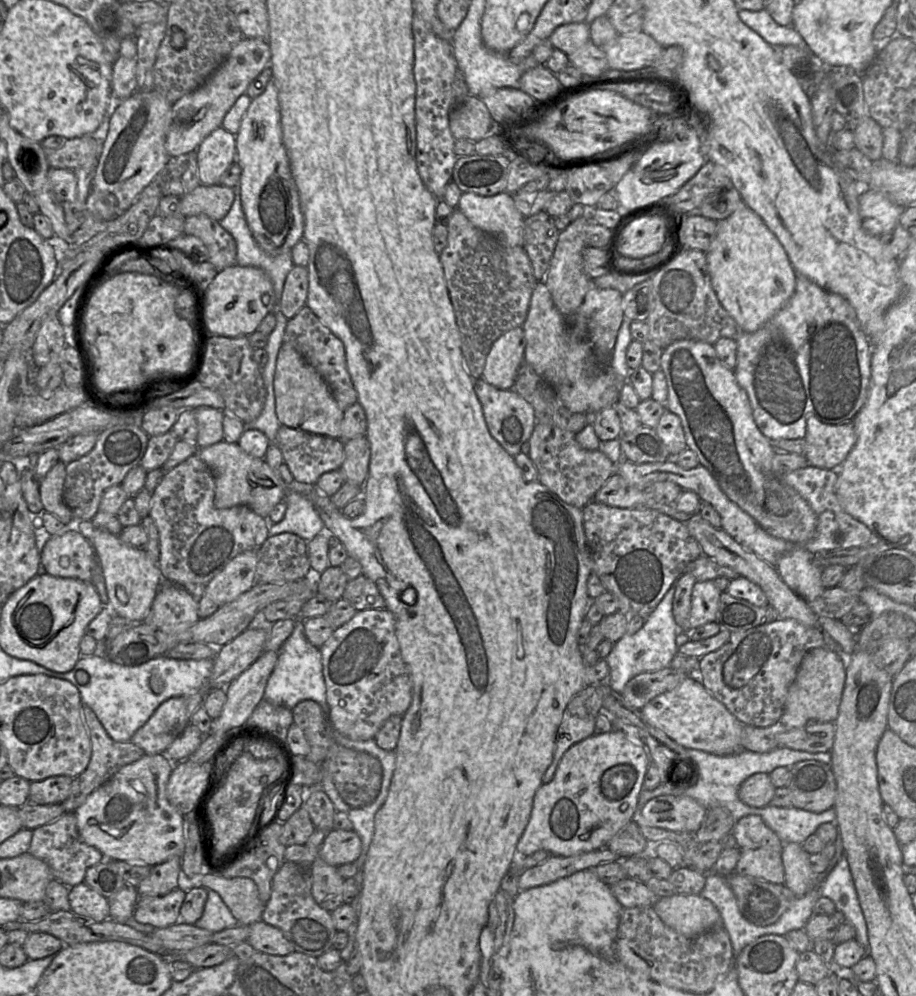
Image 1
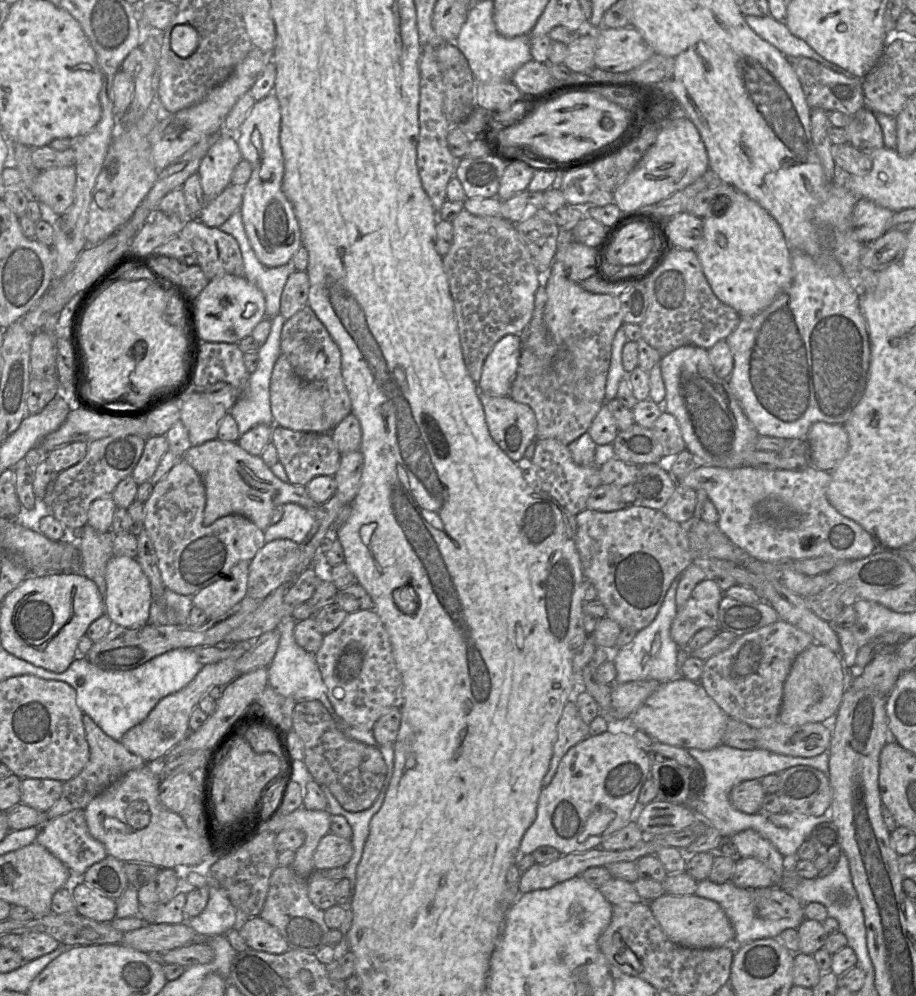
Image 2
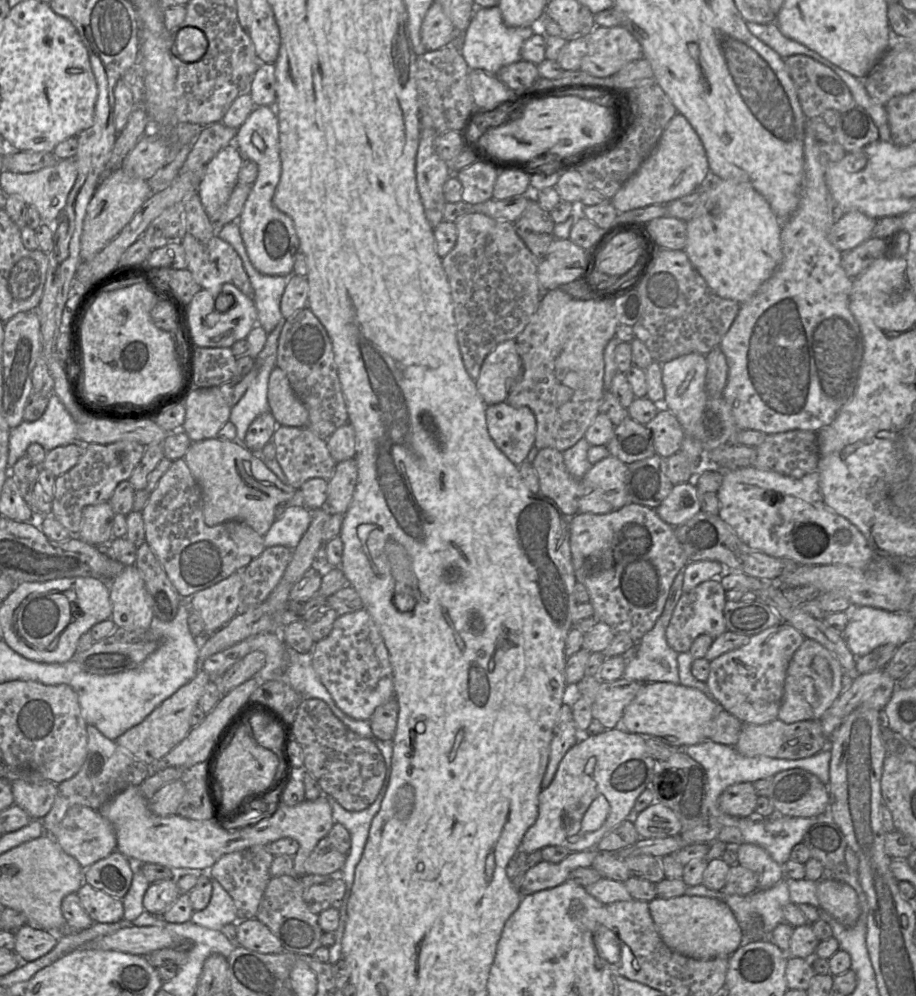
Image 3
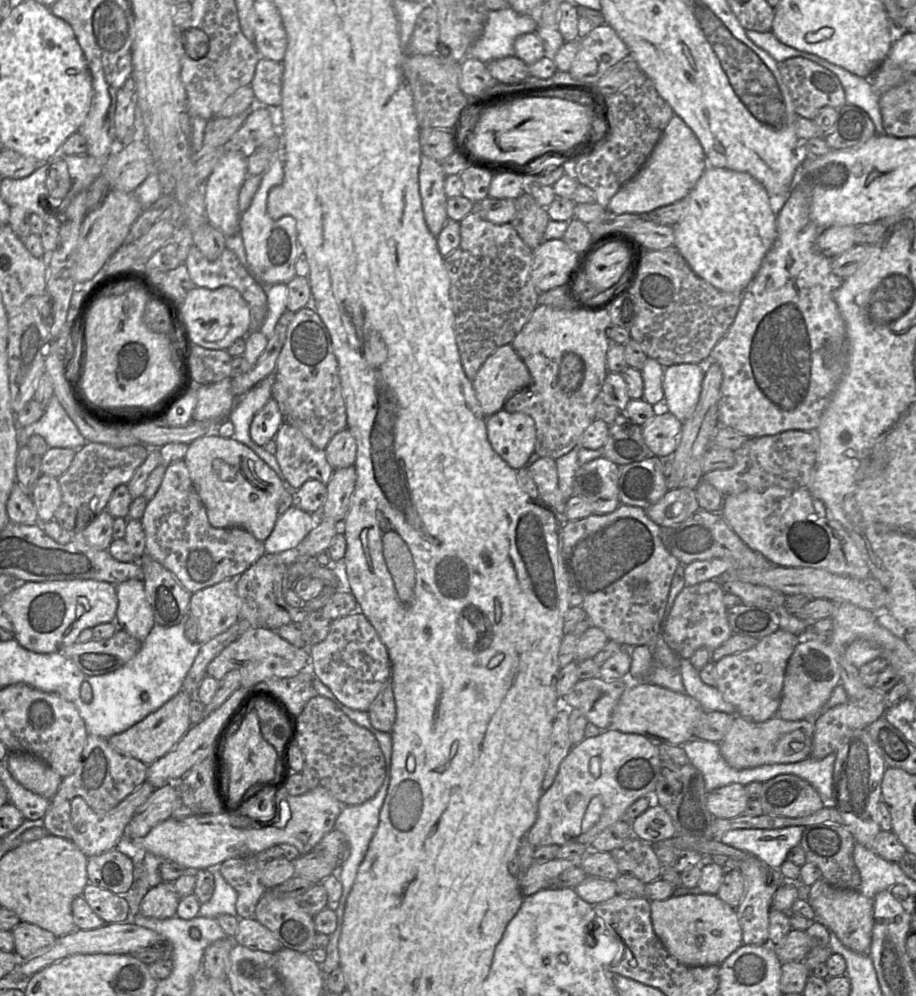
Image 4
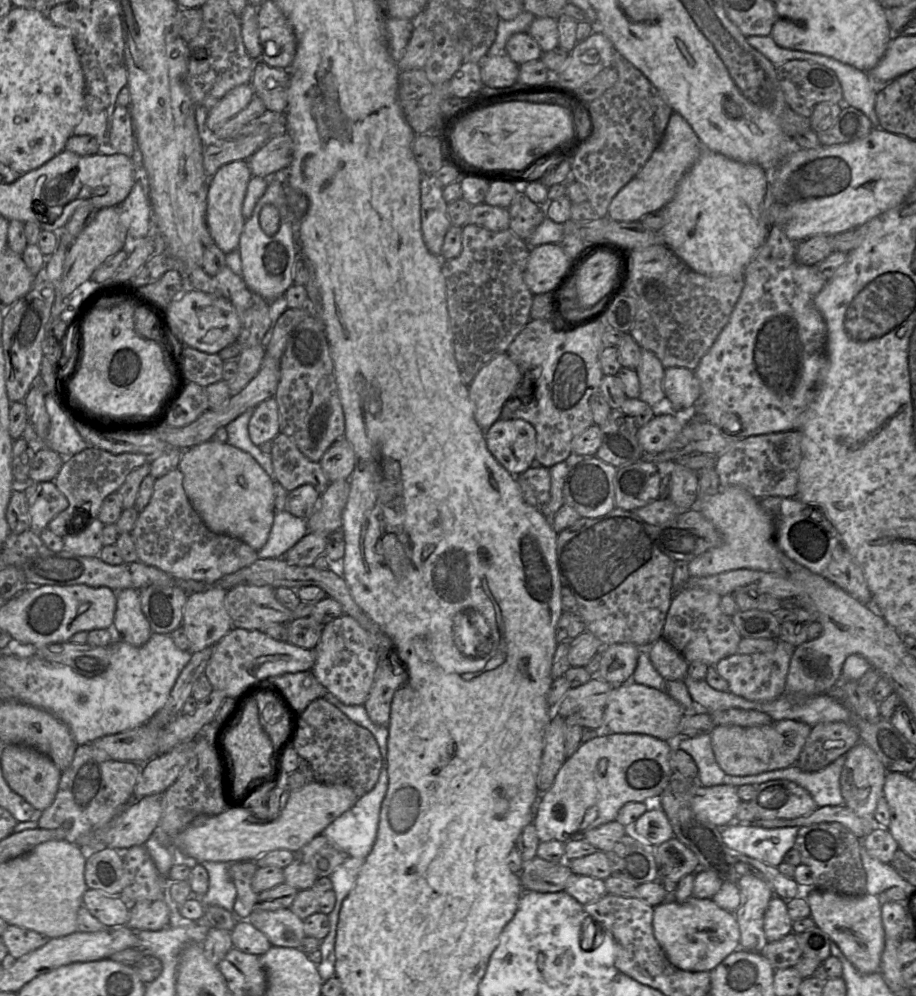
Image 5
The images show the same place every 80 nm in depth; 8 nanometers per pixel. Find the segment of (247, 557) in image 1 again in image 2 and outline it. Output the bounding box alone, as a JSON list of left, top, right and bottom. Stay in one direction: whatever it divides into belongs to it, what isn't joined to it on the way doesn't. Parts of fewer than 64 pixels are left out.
[193,562,250,619]

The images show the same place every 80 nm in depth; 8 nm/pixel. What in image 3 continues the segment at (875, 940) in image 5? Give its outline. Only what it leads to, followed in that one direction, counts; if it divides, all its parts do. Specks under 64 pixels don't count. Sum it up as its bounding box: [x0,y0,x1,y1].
[817,878,861,927]

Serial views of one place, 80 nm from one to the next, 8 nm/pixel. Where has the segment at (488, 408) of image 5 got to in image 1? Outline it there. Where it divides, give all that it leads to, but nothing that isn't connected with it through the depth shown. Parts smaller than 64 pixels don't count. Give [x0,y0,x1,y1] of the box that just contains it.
[480,327,525,389]

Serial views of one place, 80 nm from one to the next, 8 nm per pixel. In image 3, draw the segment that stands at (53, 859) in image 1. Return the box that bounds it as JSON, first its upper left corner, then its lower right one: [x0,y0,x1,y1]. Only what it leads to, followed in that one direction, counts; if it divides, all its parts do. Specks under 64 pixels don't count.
[52,805,117,869]

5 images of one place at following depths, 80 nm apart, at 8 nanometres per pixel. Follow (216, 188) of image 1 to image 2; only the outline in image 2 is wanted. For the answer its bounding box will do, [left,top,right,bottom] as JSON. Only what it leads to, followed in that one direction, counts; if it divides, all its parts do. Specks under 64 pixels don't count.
[194,184,244,227]

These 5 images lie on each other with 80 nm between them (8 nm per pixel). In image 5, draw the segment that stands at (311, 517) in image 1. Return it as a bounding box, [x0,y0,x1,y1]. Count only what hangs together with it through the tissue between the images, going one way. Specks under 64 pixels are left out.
[258,510,307,559]

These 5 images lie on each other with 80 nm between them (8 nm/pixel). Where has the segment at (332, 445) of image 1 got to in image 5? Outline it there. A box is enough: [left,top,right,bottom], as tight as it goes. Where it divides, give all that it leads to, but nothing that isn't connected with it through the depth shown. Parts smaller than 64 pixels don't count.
[271,432,329,494]

